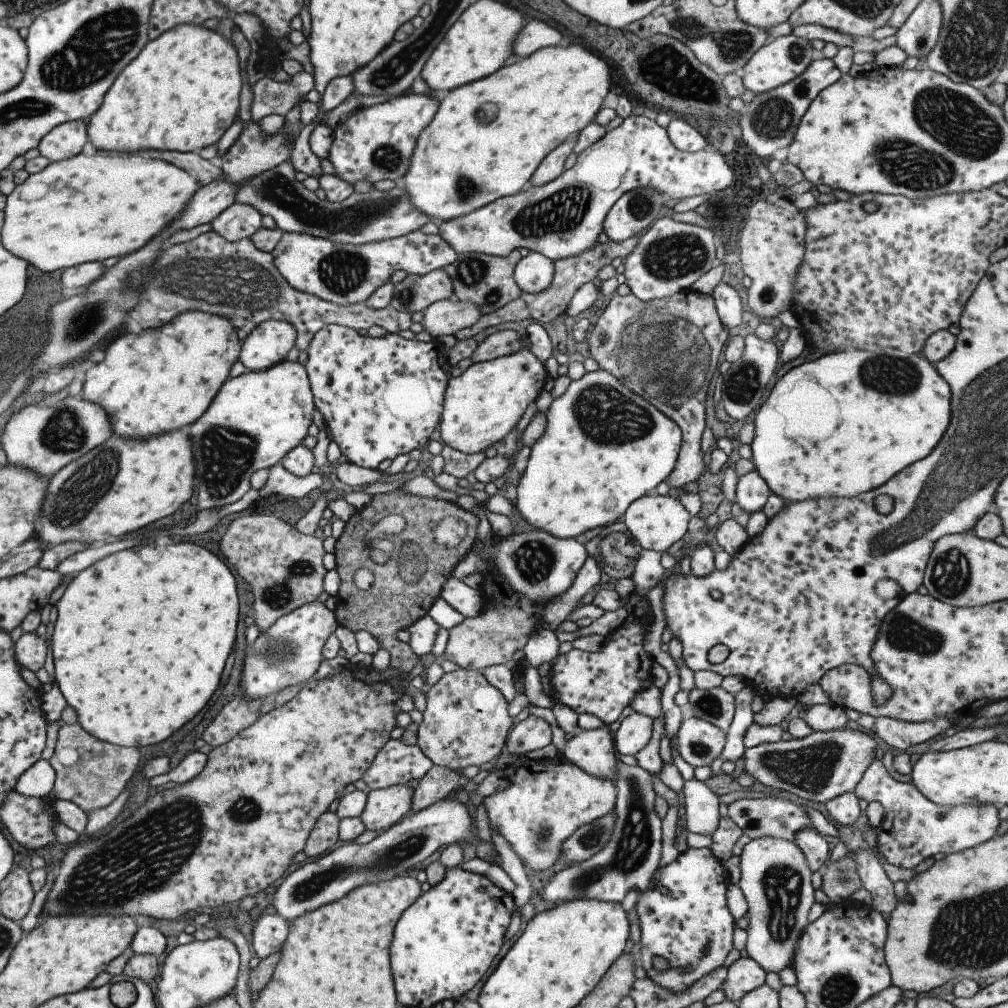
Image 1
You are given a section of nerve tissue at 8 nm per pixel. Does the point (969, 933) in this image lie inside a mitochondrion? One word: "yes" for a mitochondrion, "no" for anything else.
yes

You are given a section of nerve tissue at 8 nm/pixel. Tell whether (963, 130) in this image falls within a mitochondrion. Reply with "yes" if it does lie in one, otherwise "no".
yes

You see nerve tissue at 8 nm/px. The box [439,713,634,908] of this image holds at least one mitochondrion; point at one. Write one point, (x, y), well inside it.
(592, 837)

